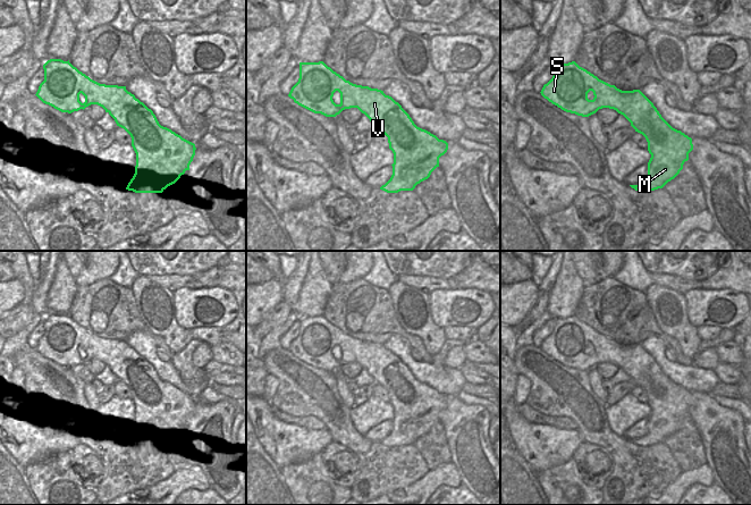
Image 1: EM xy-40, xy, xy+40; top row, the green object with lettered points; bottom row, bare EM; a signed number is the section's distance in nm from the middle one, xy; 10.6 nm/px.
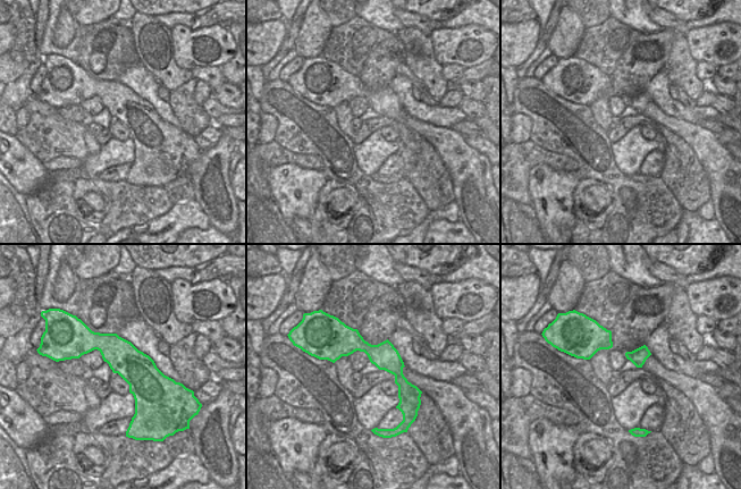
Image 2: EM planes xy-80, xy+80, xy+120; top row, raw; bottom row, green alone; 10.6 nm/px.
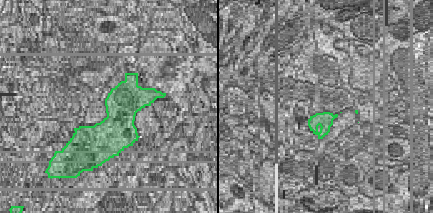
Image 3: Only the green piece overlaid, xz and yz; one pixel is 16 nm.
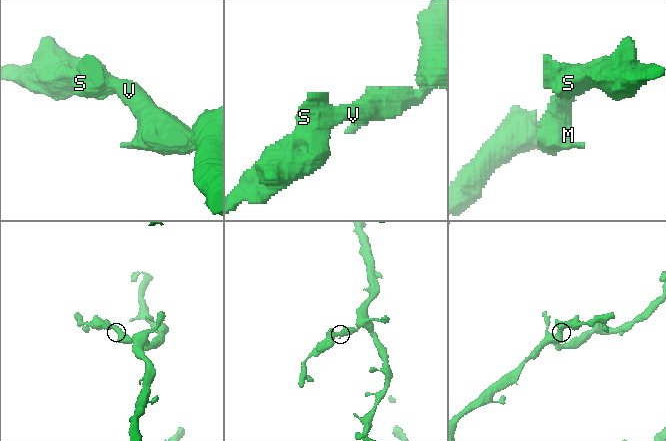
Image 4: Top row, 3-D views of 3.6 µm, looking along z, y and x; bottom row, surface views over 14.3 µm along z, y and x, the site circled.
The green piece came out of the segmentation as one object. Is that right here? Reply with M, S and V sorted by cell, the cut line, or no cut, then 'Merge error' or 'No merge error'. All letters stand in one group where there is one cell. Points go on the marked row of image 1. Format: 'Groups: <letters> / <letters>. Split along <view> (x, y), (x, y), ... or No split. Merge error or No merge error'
Groups: M S V. No split. No merge error.

